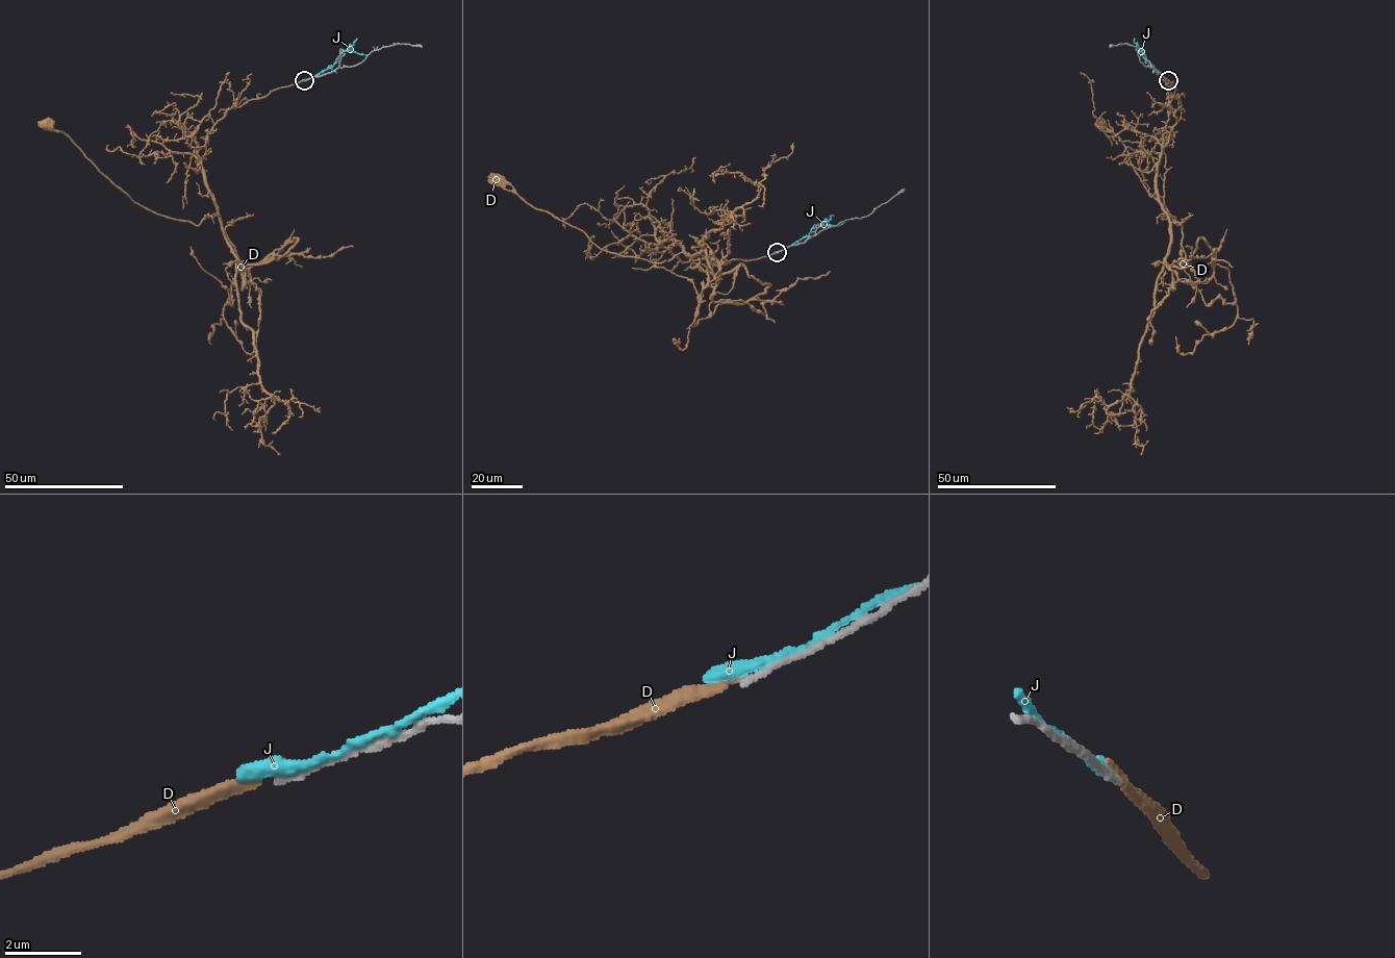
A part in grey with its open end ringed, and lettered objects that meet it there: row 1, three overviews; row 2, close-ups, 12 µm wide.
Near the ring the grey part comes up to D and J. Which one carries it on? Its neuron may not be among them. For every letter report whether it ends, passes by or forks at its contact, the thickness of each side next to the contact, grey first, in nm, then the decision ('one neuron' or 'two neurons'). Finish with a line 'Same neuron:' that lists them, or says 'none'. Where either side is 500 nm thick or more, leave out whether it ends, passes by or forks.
D: it ends; calibres 180 and 240 nm; two neurons
J: it passes by; calibres 180 and 170 nm; two neurons
Same neuron: none

